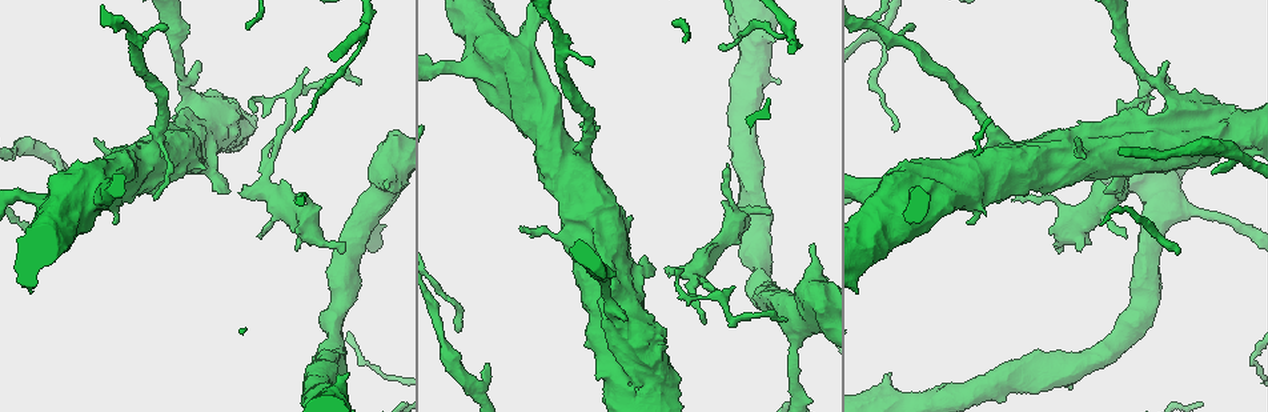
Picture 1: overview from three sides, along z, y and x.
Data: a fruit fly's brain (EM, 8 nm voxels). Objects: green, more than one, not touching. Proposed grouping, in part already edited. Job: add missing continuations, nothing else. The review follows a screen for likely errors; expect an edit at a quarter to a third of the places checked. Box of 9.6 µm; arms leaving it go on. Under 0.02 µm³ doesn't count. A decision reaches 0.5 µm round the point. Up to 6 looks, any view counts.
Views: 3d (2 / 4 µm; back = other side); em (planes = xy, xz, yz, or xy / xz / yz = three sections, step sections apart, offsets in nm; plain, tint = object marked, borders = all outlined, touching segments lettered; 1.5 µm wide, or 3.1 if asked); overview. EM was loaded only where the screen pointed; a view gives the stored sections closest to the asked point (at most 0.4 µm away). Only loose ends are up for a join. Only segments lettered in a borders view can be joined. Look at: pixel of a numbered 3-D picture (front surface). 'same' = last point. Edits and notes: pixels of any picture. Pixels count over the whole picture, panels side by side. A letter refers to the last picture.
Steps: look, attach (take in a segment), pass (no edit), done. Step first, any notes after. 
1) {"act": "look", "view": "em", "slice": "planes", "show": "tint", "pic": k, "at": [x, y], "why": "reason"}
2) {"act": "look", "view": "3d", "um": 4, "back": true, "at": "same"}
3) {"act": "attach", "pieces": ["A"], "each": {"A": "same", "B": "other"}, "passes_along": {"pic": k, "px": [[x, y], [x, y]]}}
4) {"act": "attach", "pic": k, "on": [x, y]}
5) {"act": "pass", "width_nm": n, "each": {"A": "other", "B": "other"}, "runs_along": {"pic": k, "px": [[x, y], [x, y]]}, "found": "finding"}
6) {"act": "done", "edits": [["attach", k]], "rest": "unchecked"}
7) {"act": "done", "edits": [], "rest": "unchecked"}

{"act": "look", "view": "3d", "um": 2, "pic": 1, "at": [1213, 174]}

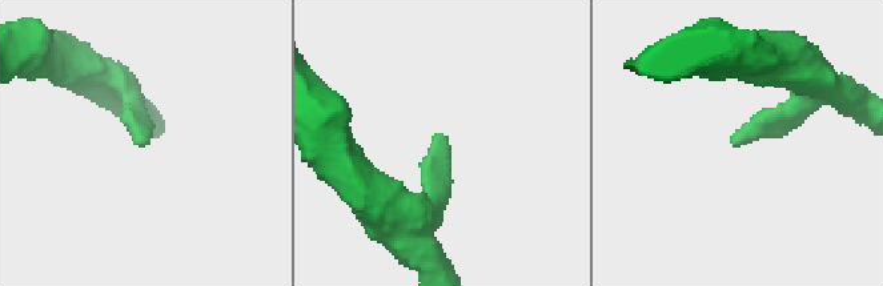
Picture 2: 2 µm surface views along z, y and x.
{"act": "look", "view": "em", "slice": "yz", "step": 8, "show": "tint", "pic": 2, "at": [135, 139], "why": "now the EM"}

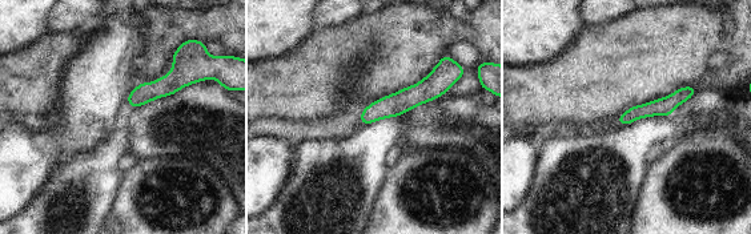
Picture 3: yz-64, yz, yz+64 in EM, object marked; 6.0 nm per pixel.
{"act": "look", "view": "em", "slice": "planes", "show": "borders", "at": "same"}

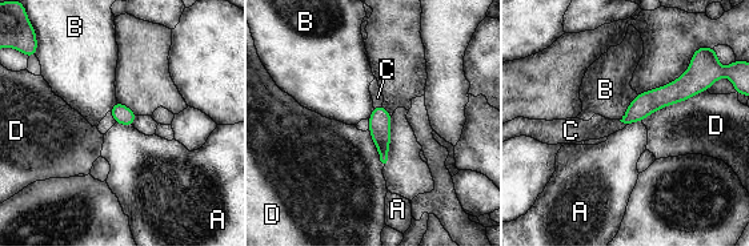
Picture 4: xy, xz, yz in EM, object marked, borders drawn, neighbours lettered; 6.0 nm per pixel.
{"act": "attach", "pieces": ["C"], "each": {"A": "other", "B": "other", "C": "same", "D": "other"}, "passes_along": {"pic": 4, "px": [[647, 103], [624, 122], [599, 126]]}, "found": "it goes on there"}

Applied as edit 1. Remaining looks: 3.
{"act": "look", "view": "overview"}

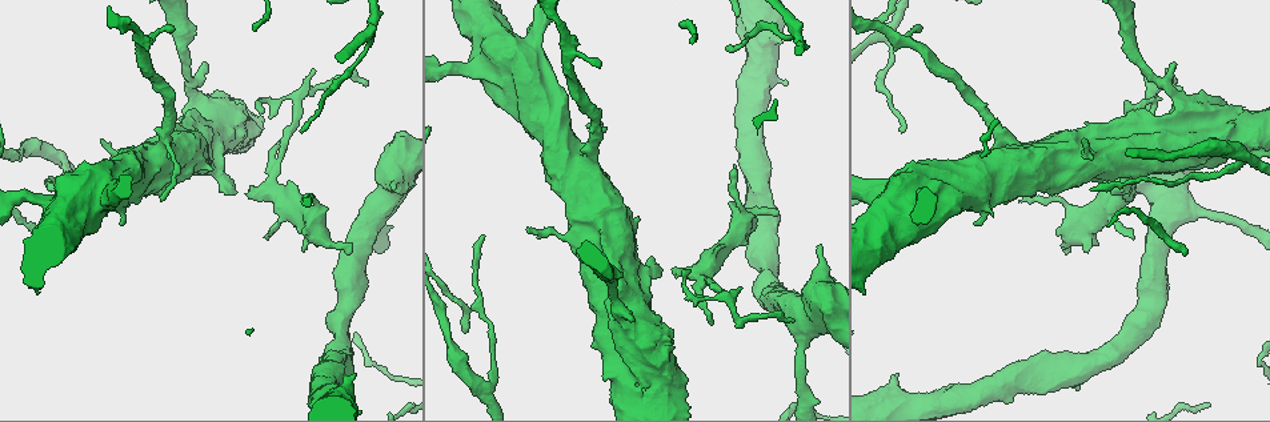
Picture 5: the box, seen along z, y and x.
{"act": "look", "view": "3d", "um": 4, "back": true, "pic": 5, "at": [597, 64], "why": "an open end"}

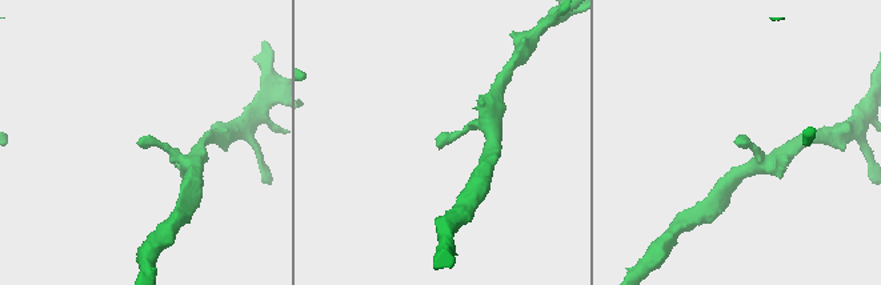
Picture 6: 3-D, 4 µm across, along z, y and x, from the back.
{"act": "look", "view": "em", "slice": "planes", "show": "borders", "pic": 6, "at": [440, 147], "why": "shape alone is not enough"}

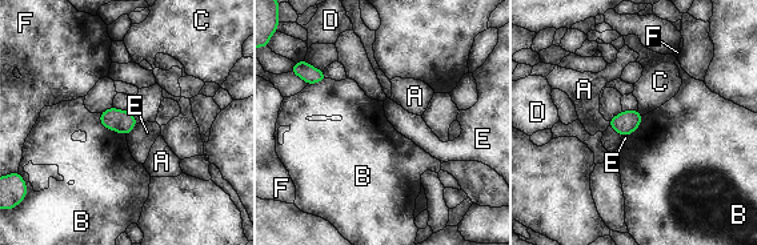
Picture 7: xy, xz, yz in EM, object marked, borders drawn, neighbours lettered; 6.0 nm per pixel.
{"act": "pass", "each": {"A": "other", "B": "other", "C": "other", "D": "other", "E": "other", "F": "other"}, "border": {"pic": 7, "px": [[97, 115], [104, 127], [125, 136]]}, "found": "no lettered segment goes on from it"}

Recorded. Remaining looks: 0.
{"act": "done", "edits": [["attach", 4]], "rest": "unchecked"}

